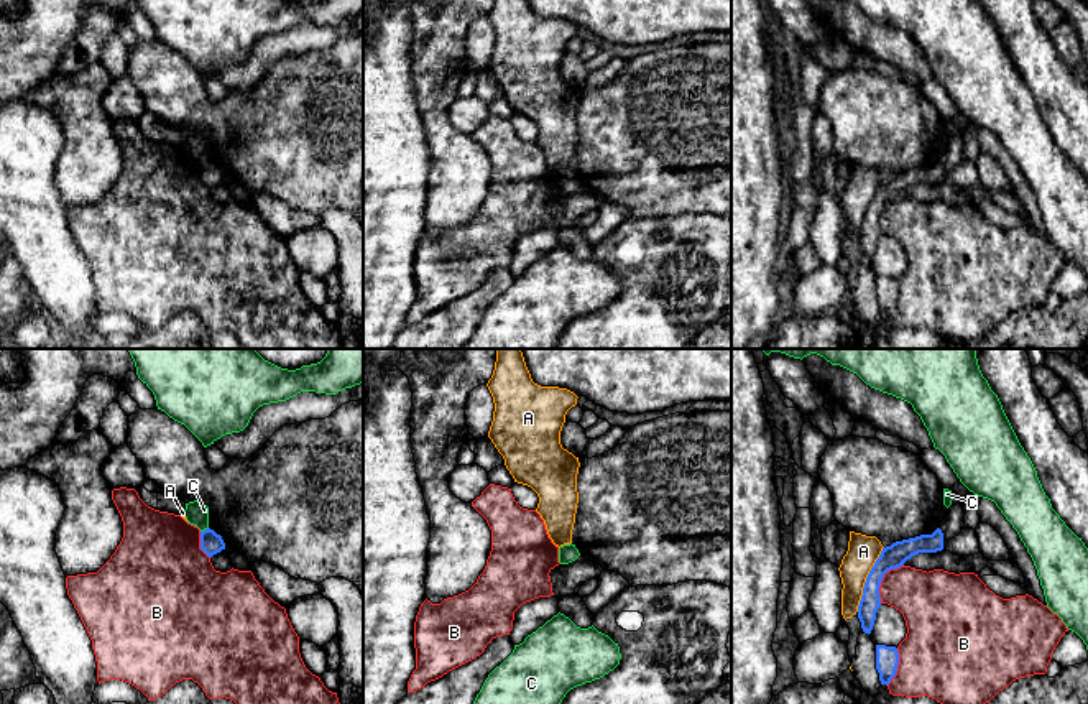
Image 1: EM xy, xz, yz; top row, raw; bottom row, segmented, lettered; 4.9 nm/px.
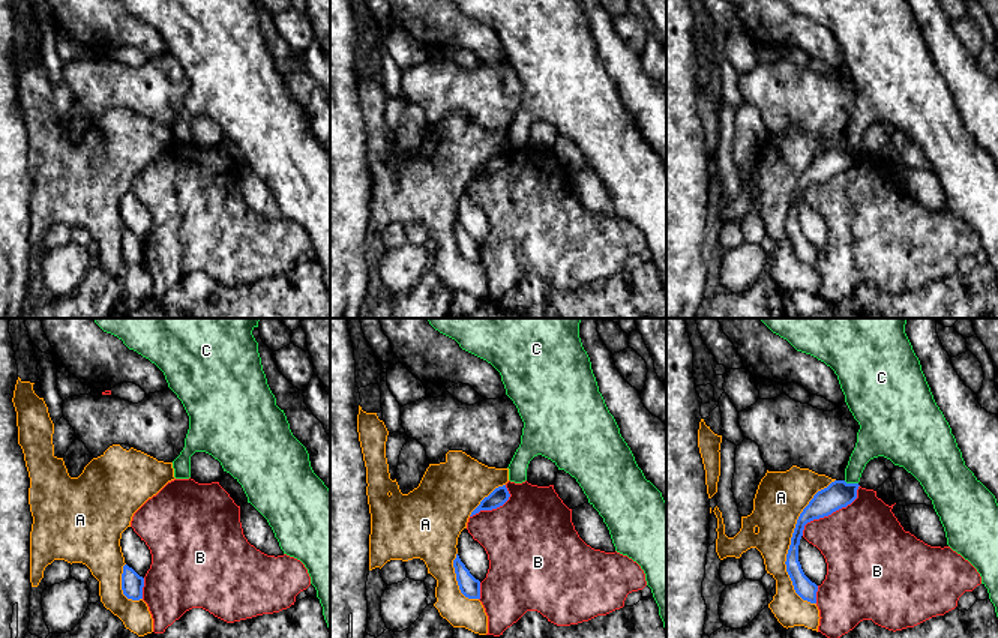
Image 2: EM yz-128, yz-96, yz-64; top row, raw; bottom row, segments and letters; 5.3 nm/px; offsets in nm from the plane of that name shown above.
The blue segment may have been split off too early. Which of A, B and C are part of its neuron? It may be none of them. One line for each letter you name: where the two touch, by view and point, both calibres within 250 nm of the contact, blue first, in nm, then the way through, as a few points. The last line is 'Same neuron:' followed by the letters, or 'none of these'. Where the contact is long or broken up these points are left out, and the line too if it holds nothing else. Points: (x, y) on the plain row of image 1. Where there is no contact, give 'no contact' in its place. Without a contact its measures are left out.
Same neuron: none of these

